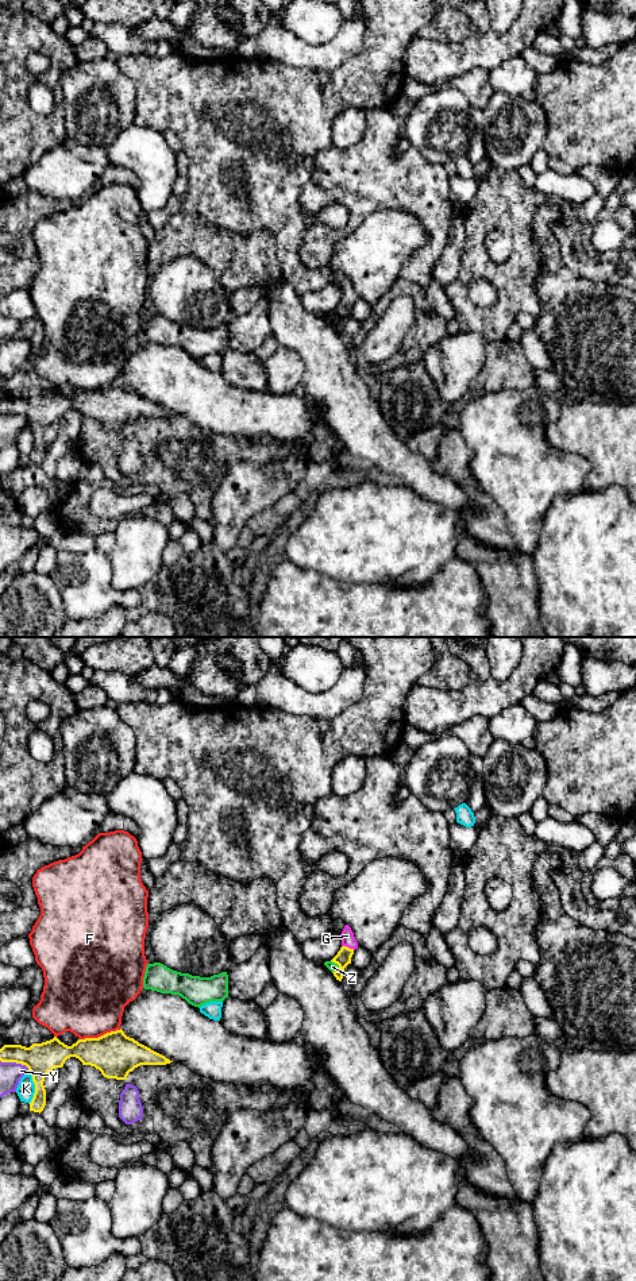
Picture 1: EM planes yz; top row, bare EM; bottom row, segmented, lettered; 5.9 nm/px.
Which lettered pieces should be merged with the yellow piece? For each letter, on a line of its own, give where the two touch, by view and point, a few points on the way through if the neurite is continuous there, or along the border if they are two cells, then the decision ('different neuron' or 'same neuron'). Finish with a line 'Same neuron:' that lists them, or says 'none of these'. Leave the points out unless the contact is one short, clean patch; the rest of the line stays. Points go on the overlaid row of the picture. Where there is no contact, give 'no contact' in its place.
F: contact yz (101, 1036); different neuron
G: contact yz (349, 948); way yz (343, 957), (349, 948), (347, 936); same neuron
K: contact yz (35, 1089); different neuron
Y: contact yz (16, 1063); different neuron
Z: contact yz (338, 964); border yz (331, 960), (338, 965), (334, 972); different neuron
Same neuron: G

